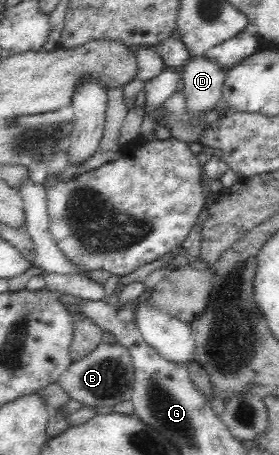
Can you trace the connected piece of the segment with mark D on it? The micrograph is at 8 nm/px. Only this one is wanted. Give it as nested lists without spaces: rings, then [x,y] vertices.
[[[205,56],[187,62],[181,75],[181,91],[185,94],[187,108],[200,112],[219,105],[227,71]]]

